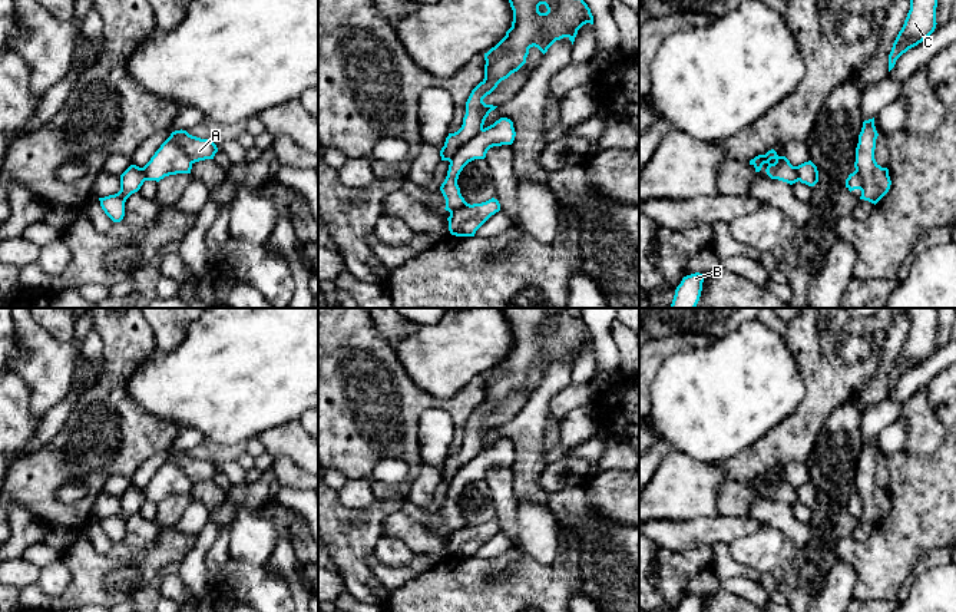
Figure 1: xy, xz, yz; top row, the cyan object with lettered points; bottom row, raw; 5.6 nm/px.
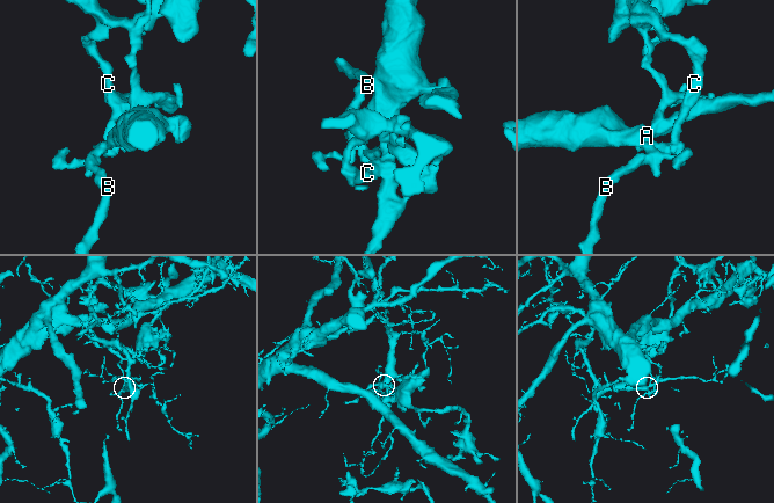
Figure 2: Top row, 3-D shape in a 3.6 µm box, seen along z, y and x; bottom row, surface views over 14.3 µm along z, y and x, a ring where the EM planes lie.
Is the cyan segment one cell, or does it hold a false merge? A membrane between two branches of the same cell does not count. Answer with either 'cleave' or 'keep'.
cleave

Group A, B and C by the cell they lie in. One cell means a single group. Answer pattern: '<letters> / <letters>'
A B / C

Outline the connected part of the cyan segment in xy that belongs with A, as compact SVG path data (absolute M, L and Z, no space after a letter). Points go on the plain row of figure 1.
M182 450L172 453L169 459L175 460L181 466L183 474L192 484L214 480L218 473L218 469L212 462L192 457Z

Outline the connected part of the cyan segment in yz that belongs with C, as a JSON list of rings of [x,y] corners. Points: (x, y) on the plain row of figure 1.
[[[909,308],[910,331],[889,376],[889,393],[909,370],[926,361],[936,350],[936,308]]]

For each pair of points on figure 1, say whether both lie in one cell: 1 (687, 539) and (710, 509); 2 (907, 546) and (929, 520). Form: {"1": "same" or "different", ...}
{"1": "different", "2": "same"}

